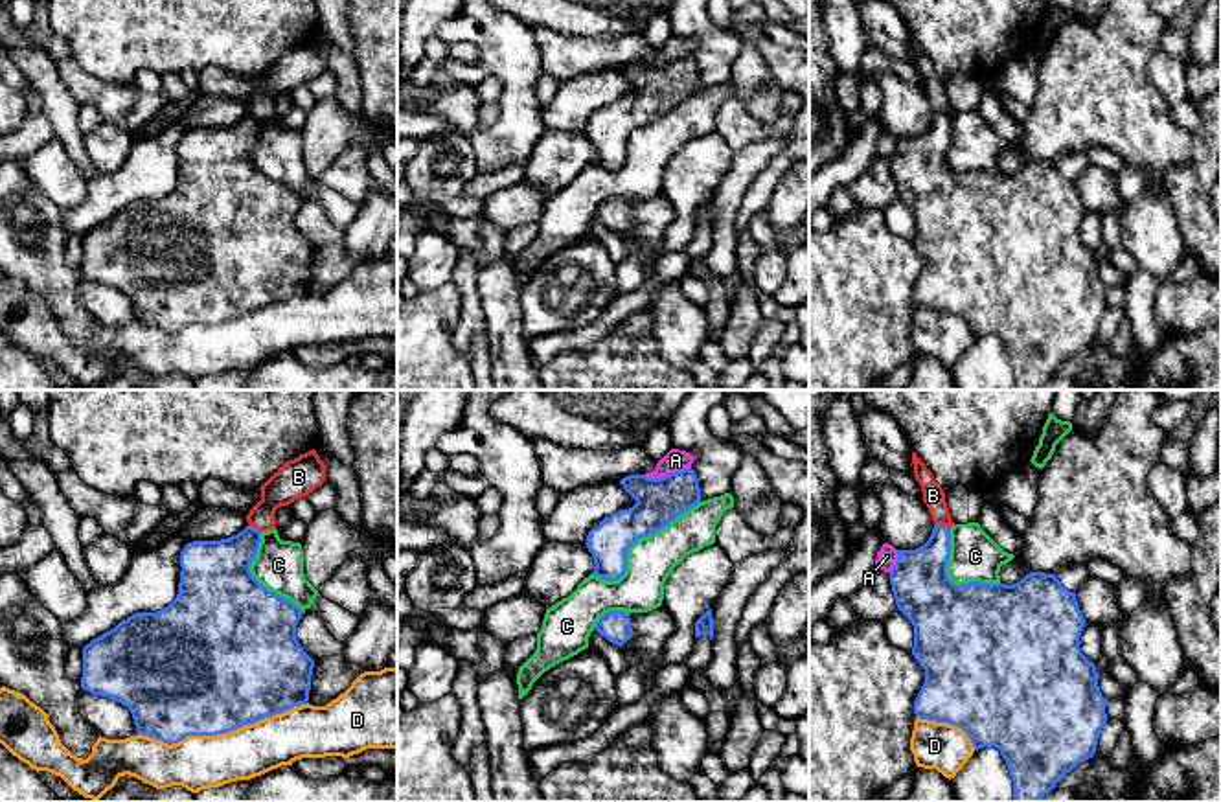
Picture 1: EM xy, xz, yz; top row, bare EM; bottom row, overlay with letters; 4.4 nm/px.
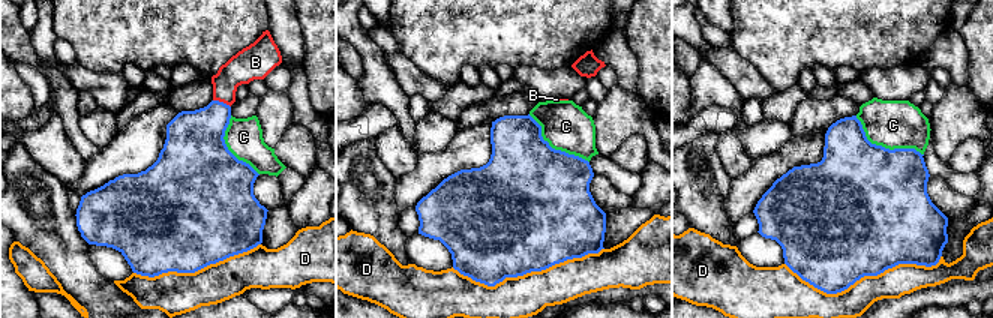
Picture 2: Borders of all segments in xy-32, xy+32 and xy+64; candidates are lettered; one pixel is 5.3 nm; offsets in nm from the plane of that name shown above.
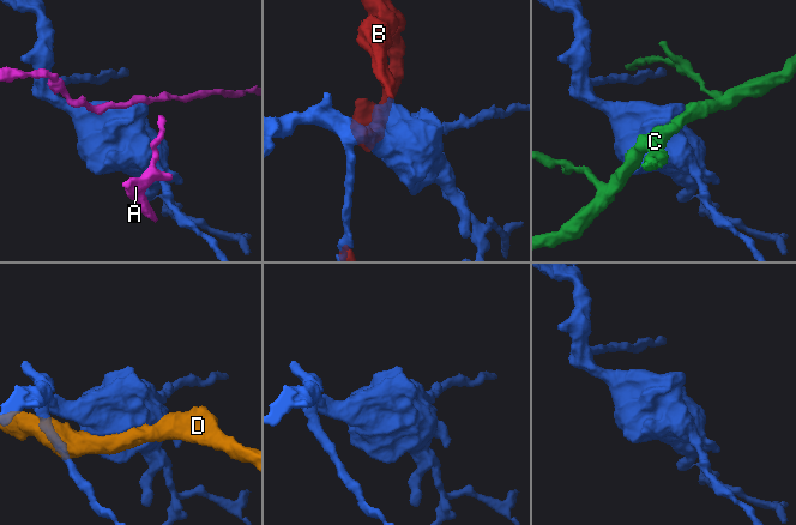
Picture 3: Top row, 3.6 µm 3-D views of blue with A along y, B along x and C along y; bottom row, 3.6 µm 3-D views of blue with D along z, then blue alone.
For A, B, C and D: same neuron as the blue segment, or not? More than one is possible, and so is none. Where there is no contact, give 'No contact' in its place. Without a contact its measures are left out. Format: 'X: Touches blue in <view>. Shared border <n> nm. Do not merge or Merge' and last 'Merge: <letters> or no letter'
A: Touches blue in xz. Shared border 220 nm. Do not merge
B: Touches blue in yz. Shared border 80 nm. Do not merge
C: Touches blue in xz. Shared border 550 nm. Do not merge
D: Touches blue in xy. Shared border 750 nm. Do not merge
Merge: no letter

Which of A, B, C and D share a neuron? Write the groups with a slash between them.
A / B / C / D

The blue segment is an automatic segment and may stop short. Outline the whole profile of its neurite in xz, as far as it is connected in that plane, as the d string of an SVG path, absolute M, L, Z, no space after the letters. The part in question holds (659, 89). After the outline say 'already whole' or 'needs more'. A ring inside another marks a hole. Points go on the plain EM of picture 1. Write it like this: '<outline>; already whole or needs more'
M691 55L662 66L629 63L620 72L636 92L605 105L585 131L596 153L592 162L605 169L618 169L625 162L629 136L638 127L656 121L701 90L699 66Z; already whole

